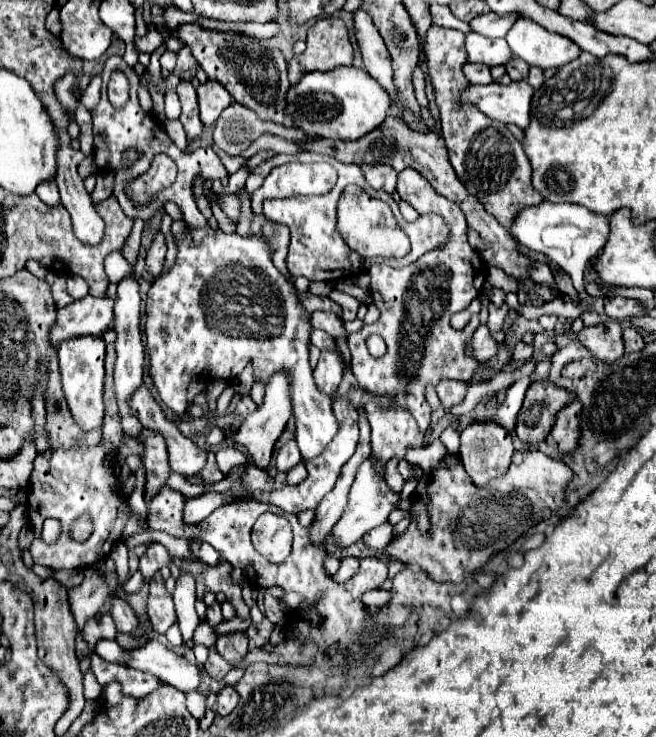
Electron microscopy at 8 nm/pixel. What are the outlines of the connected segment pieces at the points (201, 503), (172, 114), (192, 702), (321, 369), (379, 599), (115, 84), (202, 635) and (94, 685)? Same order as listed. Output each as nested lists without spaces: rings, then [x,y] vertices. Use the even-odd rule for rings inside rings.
[[[214,492],[204,494],[200,498],[188,498],[188,502],[184,506],[184,520],[188,524],[196,524],[202,518],[206,518],[212,510],[216,510],[218,506],[222,506],[222,504],[226,504],[230,500],[232,498],[224,498],[222,494],[214,494]]]
[[[174,90],[166,92],[166,118],[168,120],[176,120],[180,116],[180,102],[178,102],[178,94]]]
[[[186,692],[186,708],[190,710],[192,716],[202,718],[206,710],[206,696],[202,692]]]
[[[322,350],[318,366],[314,370],[314,380],[320,392],[334,396],[344,374],[344,358],[340,350]]]
[[[370,590],[362,596],[362,604],[368,608],[378,608],[384,602],[388,602],[388,592],[386,590]]]
[[[114,72],[108,84],[108,98],[110,102],[120,108],[128,100],[128,78],[120,72]]]
[[[200,622],[193,635],[194,645],[202,644],[208,648],[215,644],[217,638],[213,628],[204,622]]]
[[[92,670],[84,672],[84,698],[86,700],[98,700],[102,694],[102,686],[96,682]]]

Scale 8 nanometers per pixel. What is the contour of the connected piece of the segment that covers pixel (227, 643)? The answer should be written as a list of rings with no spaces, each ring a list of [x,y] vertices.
[[[230,632],[230,634],[222,634],[216,642],[216,650],[220,656],[224,656],[226,660],[230,660],[234,666],[238,666],[242,662],[242,658],[248,652],[248,636],[246,632]]]

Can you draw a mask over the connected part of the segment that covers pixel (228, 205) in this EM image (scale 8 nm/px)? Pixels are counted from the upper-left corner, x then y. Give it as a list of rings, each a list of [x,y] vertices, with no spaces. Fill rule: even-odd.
[[[232,194],[222,196],[222,210],[226,212],[226,216],[230,216],[232,220],[238,220],[240,216],[240,200]]]

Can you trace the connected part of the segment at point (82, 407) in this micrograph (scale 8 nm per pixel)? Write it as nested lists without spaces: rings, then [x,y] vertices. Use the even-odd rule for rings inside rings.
[[[86,336],[86,338],[72,338],[64,342],[58,350],[58,366],[60,366],[60,382],[62,382],[64,398],[66,398],[66,404],[76,424],[84,432],[102,428],[102,420],[104,420],[104,404],[102,404],[104,340],[96,336]]]

